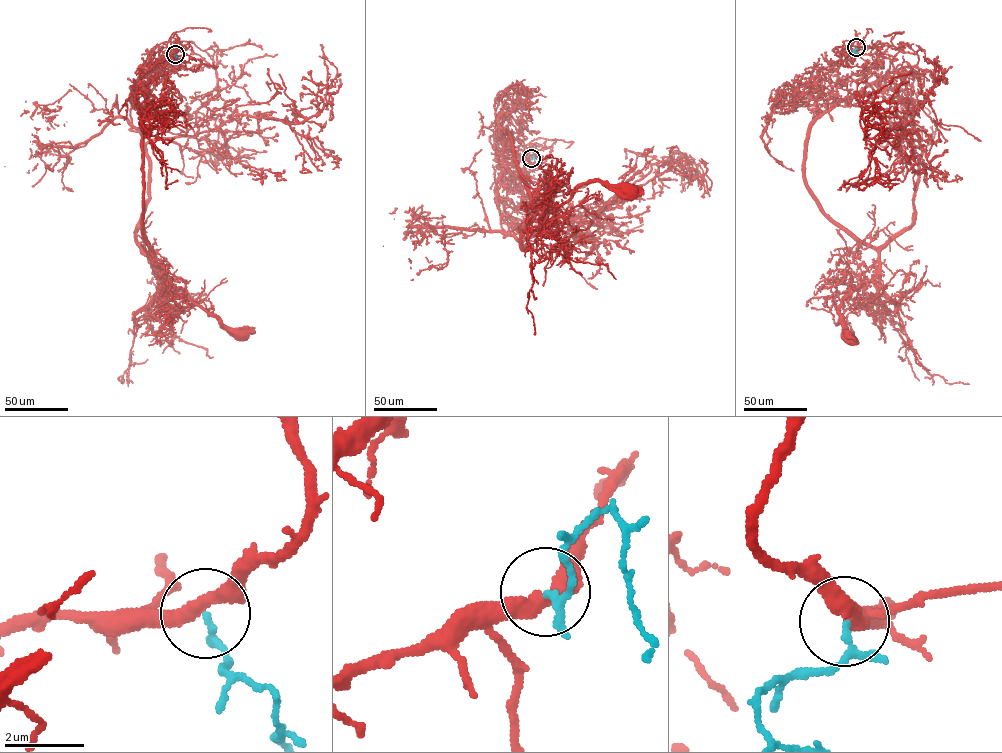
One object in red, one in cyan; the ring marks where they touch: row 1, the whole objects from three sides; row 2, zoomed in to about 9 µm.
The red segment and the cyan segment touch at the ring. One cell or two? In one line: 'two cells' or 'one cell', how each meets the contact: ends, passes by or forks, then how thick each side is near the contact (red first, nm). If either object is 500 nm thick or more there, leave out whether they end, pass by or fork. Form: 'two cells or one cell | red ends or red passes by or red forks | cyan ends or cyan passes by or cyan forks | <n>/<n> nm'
one cell | red passes by | cyan passes by | 360/120 nm

